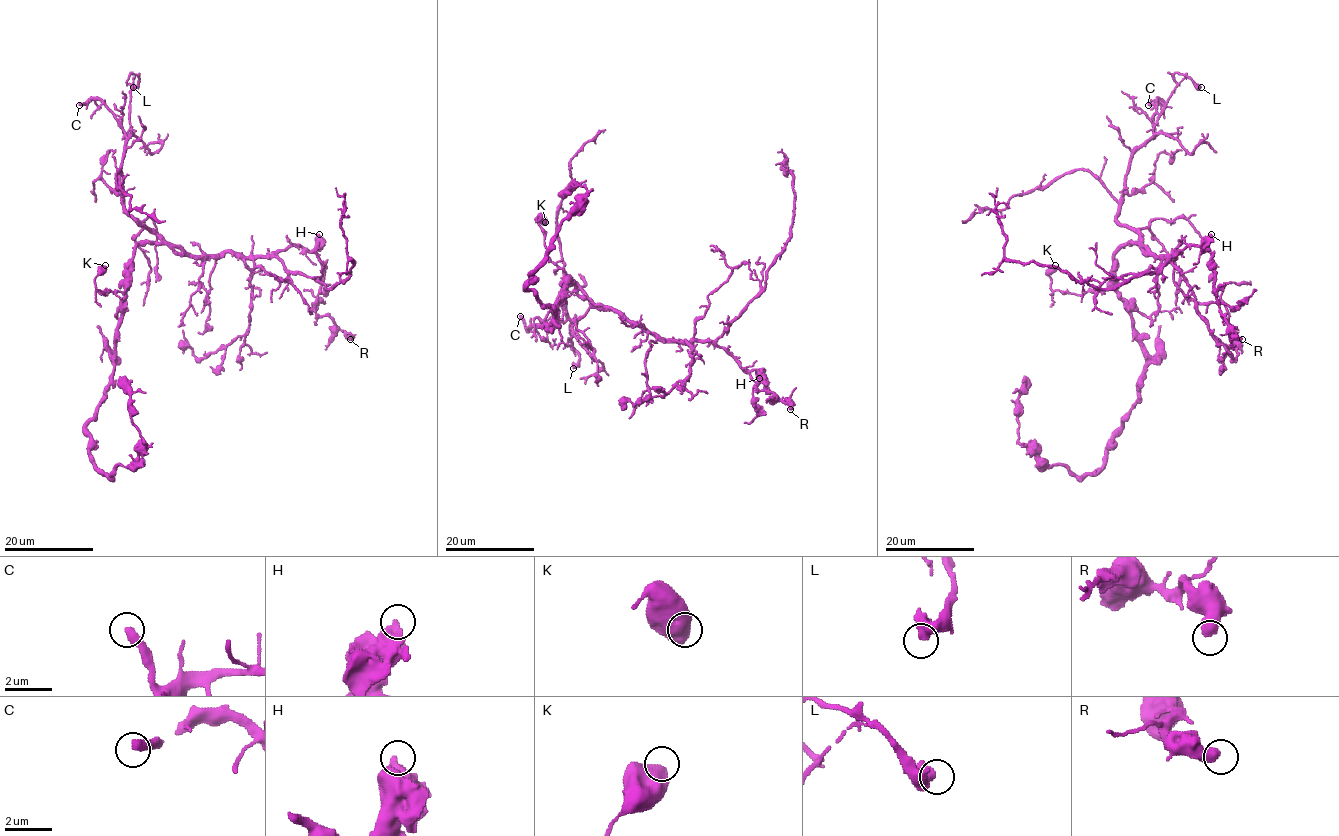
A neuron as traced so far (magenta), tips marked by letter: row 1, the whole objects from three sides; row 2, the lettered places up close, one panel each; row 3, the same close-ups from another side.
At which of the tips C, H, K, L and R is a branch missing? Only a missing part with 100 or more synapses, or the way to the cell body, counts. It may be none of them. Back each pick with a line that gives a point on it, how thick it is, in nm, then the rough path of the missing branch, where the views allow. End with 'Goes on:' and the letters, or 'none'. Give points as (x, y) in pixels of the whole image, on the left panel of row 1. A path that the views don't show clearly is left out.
C: (79, 105) | 400 nm | (79, 105), (78, 93), (144, 14)
Goes on: C

